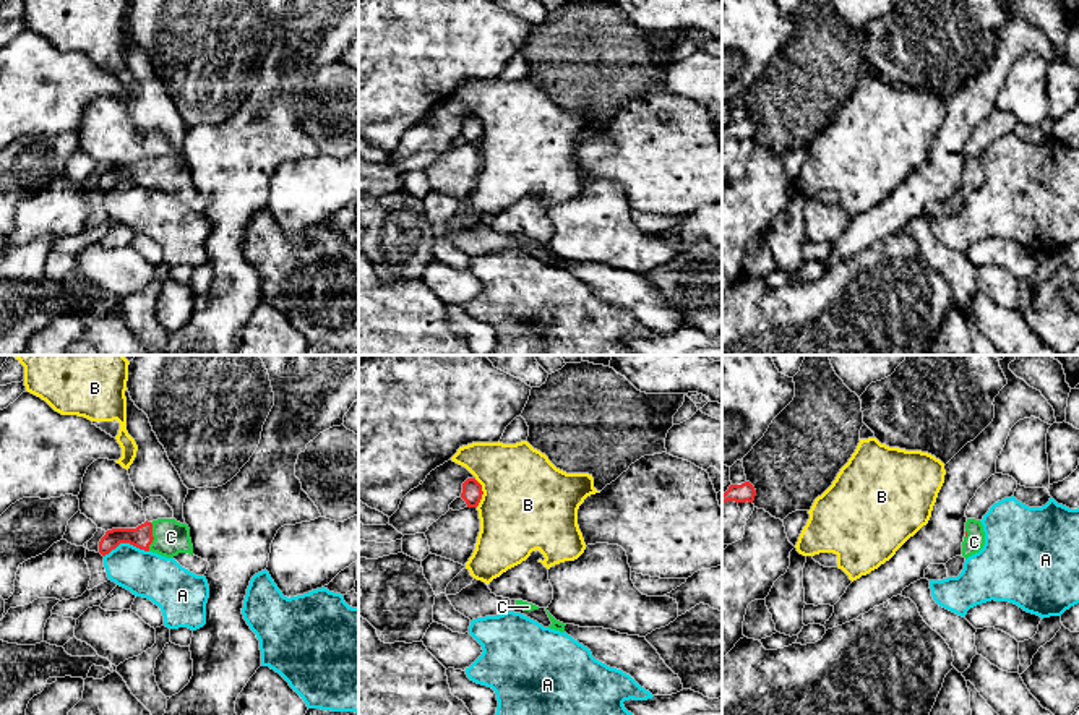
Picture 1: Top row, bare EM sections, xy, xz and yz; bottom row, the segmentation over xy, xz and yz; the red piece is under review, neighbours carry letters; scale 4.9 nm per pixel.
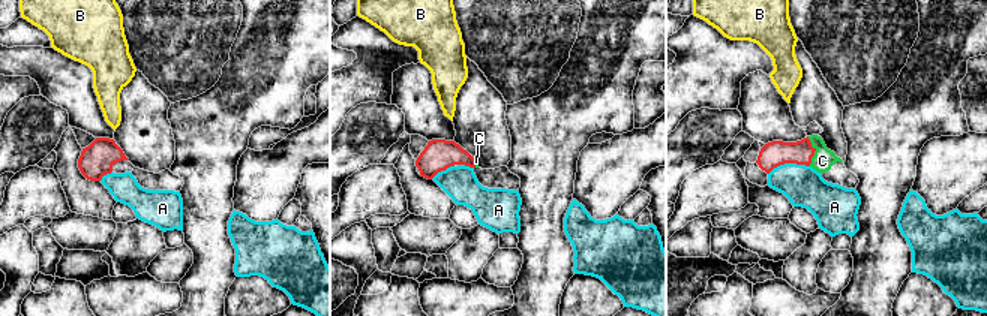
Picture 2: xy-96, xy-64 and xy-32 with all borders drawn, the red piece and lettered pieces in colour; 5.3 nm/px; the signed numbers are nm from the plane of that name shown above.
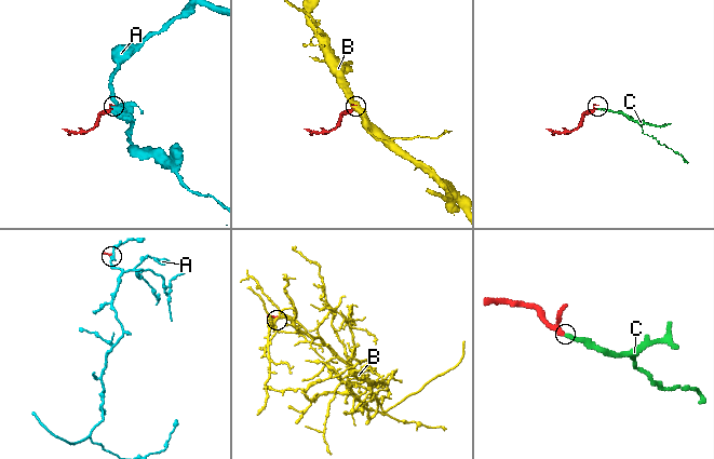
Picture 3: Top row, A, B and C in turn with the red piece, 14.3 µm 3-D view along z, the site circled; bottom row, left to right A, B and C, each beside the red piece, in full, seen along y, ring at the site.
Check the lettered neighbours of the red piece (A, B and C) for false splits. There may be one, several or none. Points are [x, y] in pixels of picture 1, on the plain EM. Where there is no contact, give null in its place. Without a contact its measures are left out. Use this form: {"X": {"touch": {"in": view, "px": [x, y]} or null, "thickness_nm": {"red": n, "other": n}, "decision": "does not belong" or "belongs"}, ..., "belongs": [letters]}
{"A": {"touch": {"in": "xy", "px": [125, 179]}, "thickness_nm": {"red": 110, "other": 220}, "decision": "does not belong"}, "B": {"touch": {"in": "xz", "px": [482, 130]}, "thickness_nm": {"red": 100, "other": 460}, "decision": "does not belong"}, "C": {"touch": {"in": "xy", "px": [153, 174]}, "thickness_nm": {"red": 110, "other": 170}, "decision": "belongs"}, "belongs": ["C"]}

